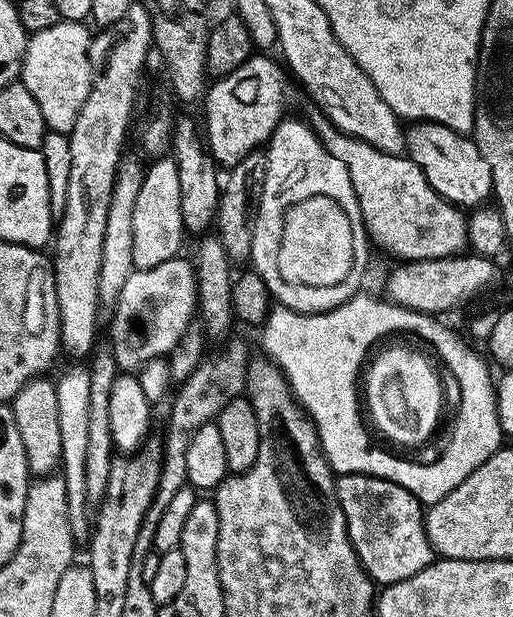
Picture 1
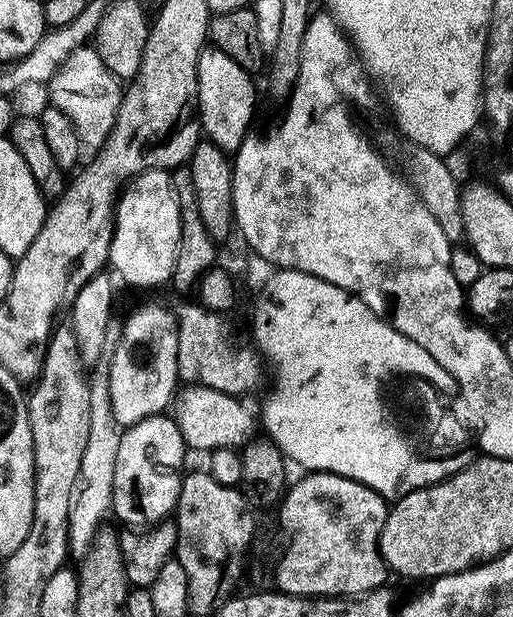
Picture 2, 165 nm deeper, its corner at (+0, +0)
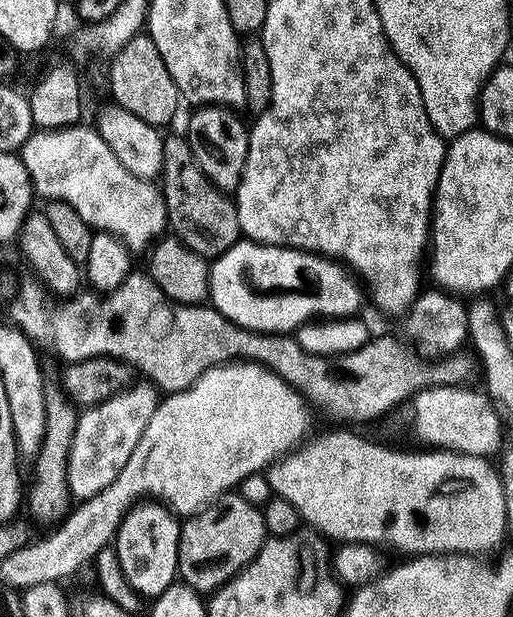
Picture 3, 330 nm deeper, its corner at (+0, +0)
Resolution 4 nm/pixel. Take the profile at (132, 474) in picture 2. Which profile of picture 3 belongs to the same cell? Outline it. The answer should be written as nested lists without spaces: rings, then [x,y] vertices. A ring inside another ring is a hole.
[[[159,502],[137,503],[120,523],[114,547],[126,582],[142,598],[155,598],[177,583],[180,575],[181,521],[175,512]]]

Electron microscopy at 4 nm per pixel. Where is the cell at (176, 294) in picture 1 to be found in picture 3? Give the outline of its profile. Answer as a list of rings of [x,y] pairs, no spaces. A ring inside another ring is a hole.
[[[133,383],[96,407],[79,413],[80,421],[68,463],[68,485],[77,501],[93,500],[102,494],[102,490],[114,486],[118,474],[126,470],[130,454],[134,454],[138,442],[142,442],[142,434],[146,434],[146,426],[150,426],[150,418],[154,418],[162,399],[161,393],[151,383],[143,383]]]

